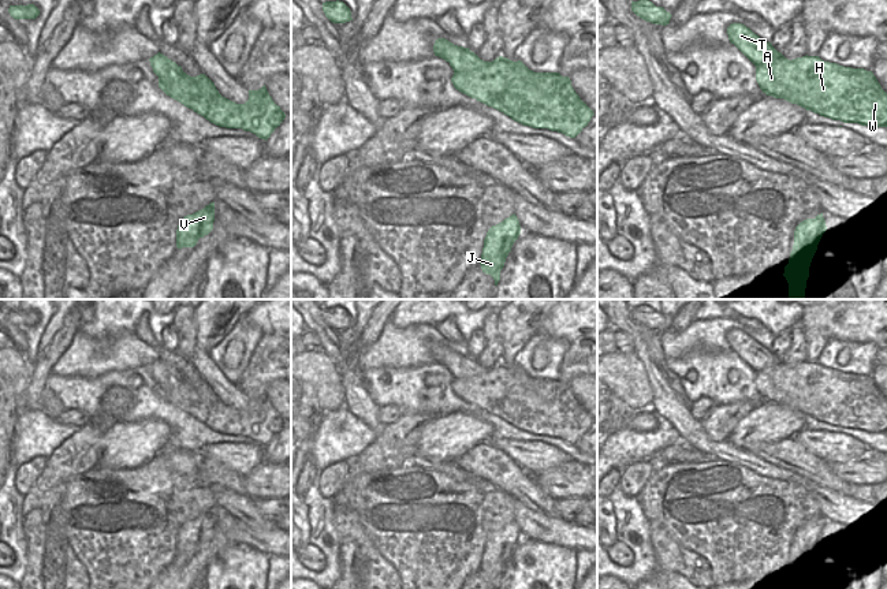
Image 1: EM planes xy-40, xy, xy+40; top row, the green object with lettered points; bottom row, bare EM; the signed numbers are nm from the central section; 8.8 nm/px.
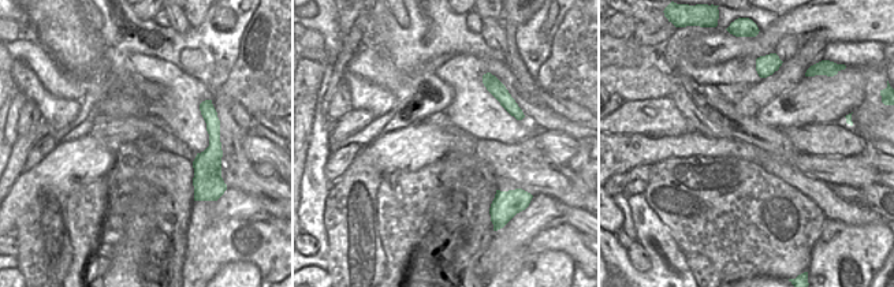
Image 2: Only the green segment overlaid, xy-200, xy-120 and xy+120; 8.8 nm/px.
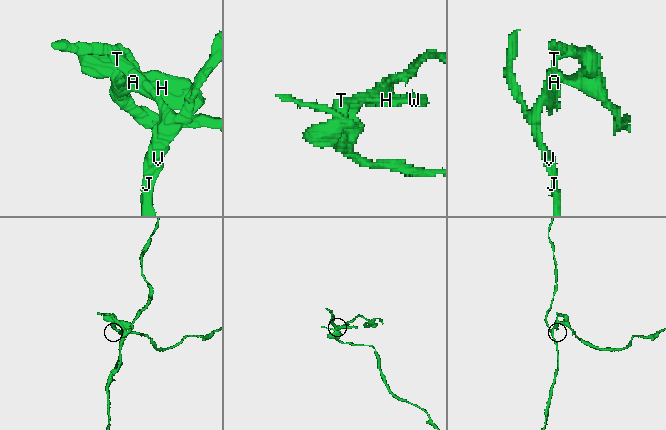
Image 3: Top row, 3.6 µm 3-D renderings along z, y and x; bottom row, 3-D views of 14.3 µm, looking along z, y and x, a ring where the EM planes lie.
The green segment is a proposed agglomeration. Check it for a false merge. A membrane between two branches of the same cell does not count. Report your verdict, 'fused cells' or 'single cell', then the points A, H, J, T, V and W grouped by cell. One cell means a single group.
fused cells | A H W / J T V

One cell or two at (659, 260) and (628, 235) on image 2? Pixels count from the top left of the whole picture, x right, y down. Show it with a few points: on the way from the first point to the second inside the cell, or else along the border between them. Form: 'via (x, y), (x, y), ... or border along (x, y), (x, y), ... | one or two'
border along (629, 209), (636, 230), (636, 241) | two

